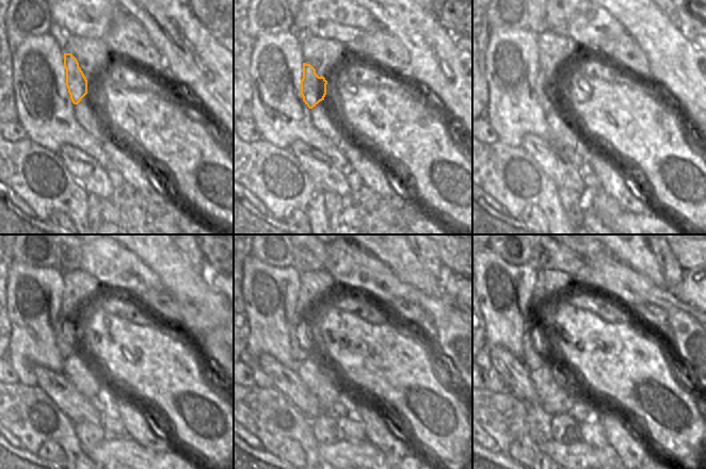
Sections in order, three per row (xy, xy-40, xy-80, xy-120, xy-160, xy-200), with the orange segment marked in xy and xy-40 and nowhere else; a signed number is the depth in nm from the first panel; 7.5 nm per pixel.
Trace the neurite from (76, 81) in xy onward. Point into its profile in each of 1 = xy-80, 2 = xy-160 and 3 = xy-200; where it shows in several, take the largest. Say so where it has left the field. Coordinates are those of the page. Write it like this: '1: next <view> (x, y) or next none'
1: next xy-80 (546, 89)
2: next xy-160 (299, 355)
3: next xy-200 (532, 359)

